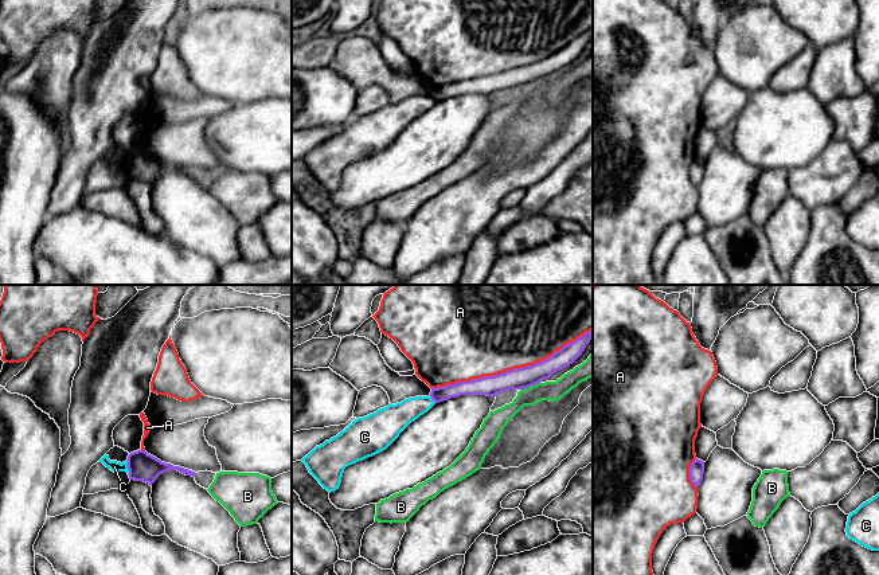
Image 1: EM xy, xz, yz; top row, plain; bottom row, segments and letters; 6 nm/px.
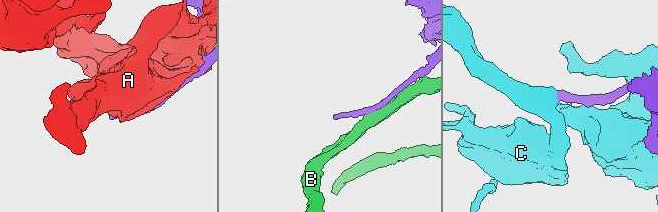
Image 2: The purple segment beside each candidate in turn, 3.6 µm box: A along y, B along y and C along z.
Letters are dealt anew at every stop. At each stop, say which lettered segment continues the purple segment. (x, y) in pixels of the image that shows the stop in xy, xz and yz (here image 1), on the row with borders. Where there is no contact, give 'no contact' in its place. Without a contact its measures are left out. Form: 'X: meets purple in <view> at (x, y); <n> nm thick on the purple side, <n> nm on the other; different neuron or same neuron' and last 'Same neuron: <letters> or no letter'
A: meets purple in xz at (511, 370); 130 nm thick on the purple side, 500 nm on the other; different neuron
B: meets purple in xz at (530, 386); 130 nm thick on the purple side, 120 nm on the other; different neuron
C: meets purple in xy at (128, 468); 170 nm thick on the purple side, 70 nm on the other; different neuron
Same neuron: no letter

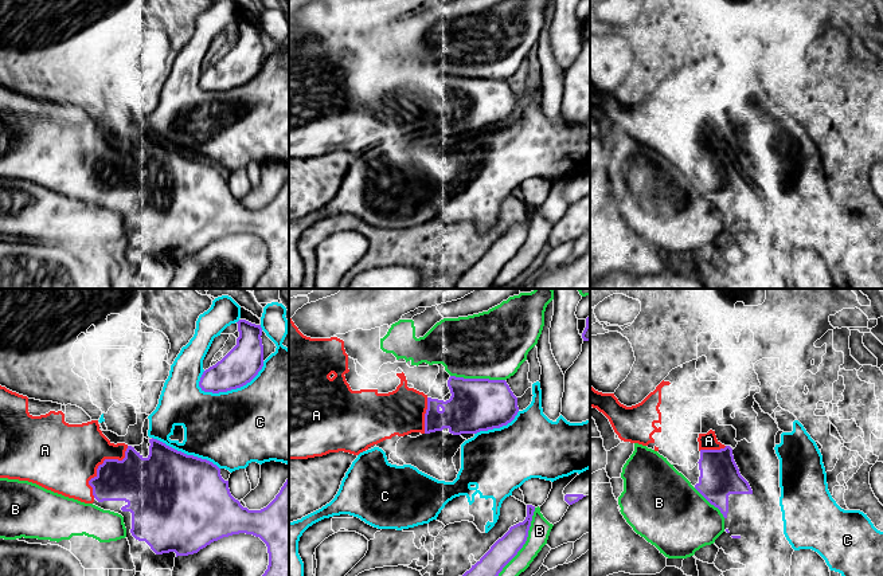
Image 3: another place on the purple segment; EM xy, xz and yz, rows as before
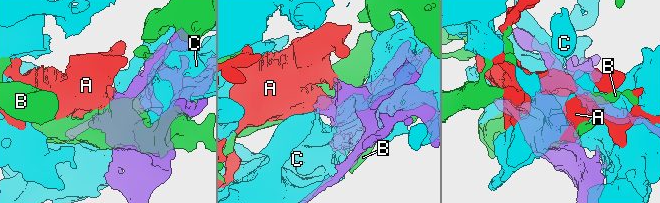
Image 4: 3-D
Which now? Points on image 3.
A: meets purple in xy at (102, 463); 300 nm thick on the purple side, 420 nm on the other; same neuron
B: meets purple in xz at (526, 540); 150 nm thick on the purple side, 130 nm on the other; different neuron
C: meets purple in xy at (233, 388); 220 nm thick on the purple side, 460 nm on the other; different neuron
Same neuron: A

